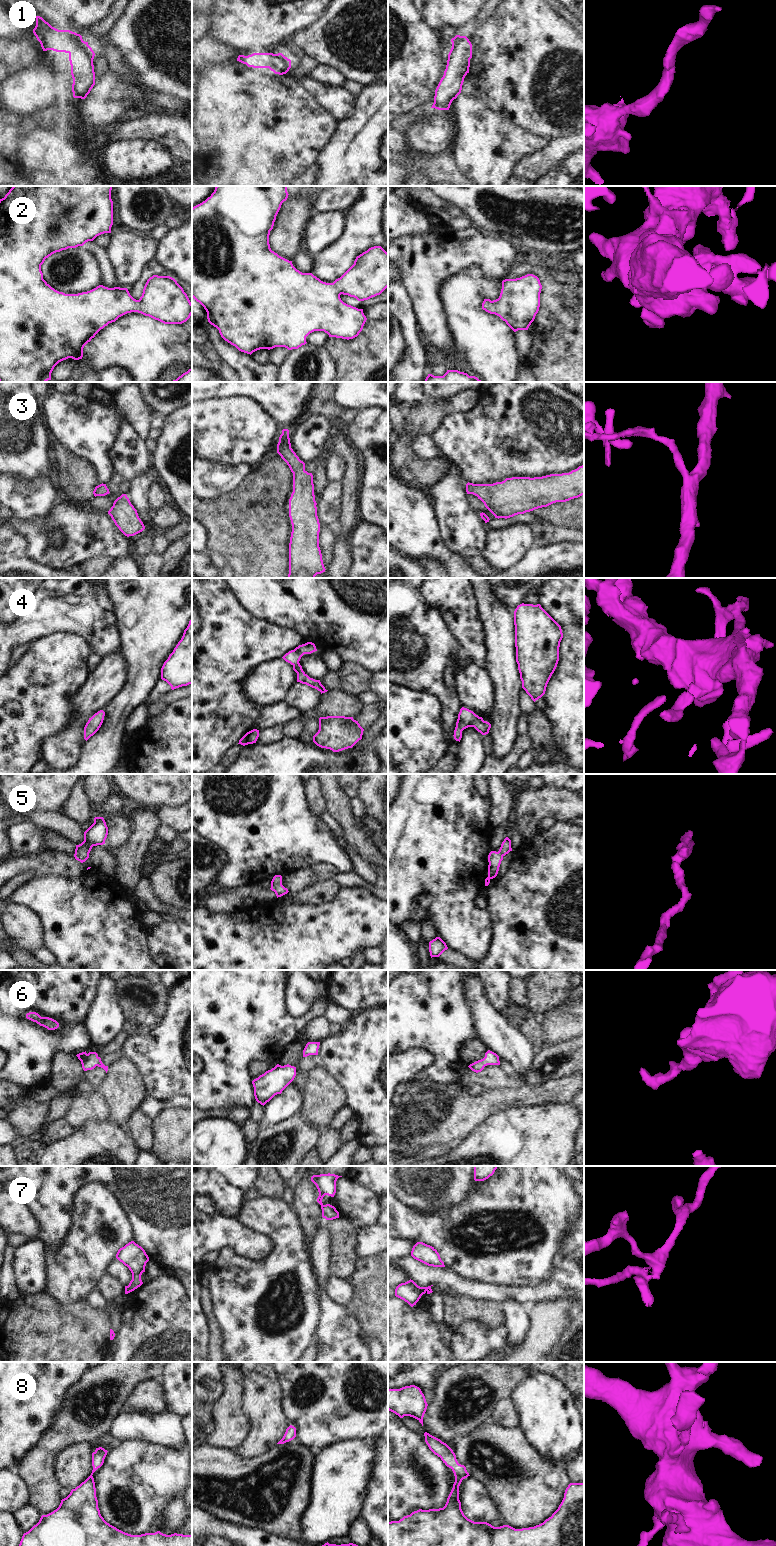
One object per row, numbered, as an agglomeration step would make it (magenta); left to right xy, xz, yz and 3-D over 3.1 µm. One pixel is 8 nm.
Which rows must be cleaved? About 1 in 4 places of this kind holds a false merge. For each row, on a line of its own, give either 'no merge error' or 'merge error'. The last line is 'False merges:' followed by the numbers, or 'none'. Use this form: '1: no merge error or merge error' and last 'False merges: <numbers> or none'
1: no merge error
2: no merge error
3: no merge error
4: no merge error
5: no merge error
6: no merge error
7: merge error
8: no merge error
False merges: 7

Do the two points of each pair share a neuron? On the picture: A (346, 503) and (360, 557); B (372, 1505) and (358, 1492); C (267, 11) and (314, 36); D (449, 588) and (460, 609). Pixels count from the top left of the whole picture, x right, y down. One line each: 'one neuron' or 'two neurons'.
A: two neurons
B: two neurons
C: two neurons
D: one neuron

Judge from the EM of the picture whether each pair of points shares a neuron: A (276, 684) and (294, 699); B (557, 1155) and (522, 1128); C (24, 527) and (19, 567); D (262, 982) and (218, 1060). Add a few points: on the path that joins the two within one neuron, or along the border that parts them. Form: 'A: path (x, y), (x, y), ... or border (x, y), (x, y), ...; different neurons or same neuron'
A: border (296, 681), (283, 699); different neurons
B: path (548, 1151), (544, 1150), (531, 1137); same neuron
C: border (10, 523), (26, 540), (27, 554), (31, 558); different neurons
D: path (243, 1001), (229, 1015), (226, 1041); same neuron

